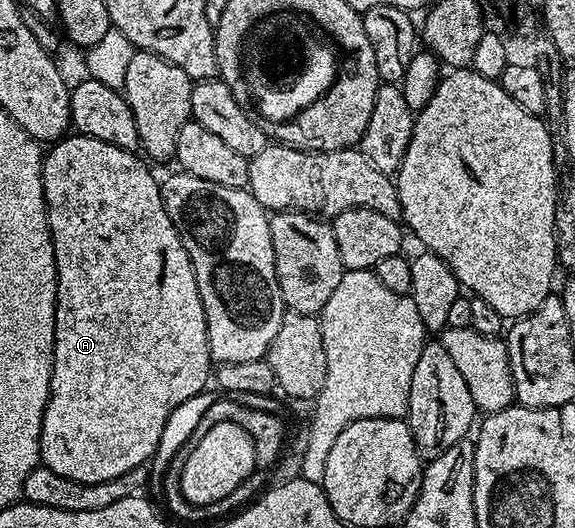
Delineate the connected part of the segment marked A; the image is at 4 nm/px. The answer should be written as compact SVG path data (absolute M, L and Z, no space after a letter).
M82 135L71 136L64 136L62 139L54 142L46 150L43 158L43 198L47 204L47 222L51 228L55 266L57 267L57 279L59 282L57 283L57 291L55 292L55 350L53 351L53 371L51 372L51 393L47 396L47 406L43 412L43 426L41 427L41 435L39 436L39 459L46 469L57 471L57 475L61 475L65 479L73 479L77 483L105 483L105 479L117 479L117 475L125 475L125 471L129 471L138 465L147 465L150 462L150 457L154 455L155 448L158 447L159 440L162 439L163 432L167 429L167 420L174 415L175 409L181 408L186 401L193 400L206 387L207 381L209 385L213 377L213 362L211 360L211 352L209 351L209 343L207 342L207 320L205 319L203 304L201 303L201 295L197 291L195 272L191 266L189 255L181 243L179 233L173 227L173 223L165 211L163 190L157 177L155 181L154 175L135 158L136 154L130 149L122 149L121 147L110 145L101 139L93 139L92 137L84 137Z

